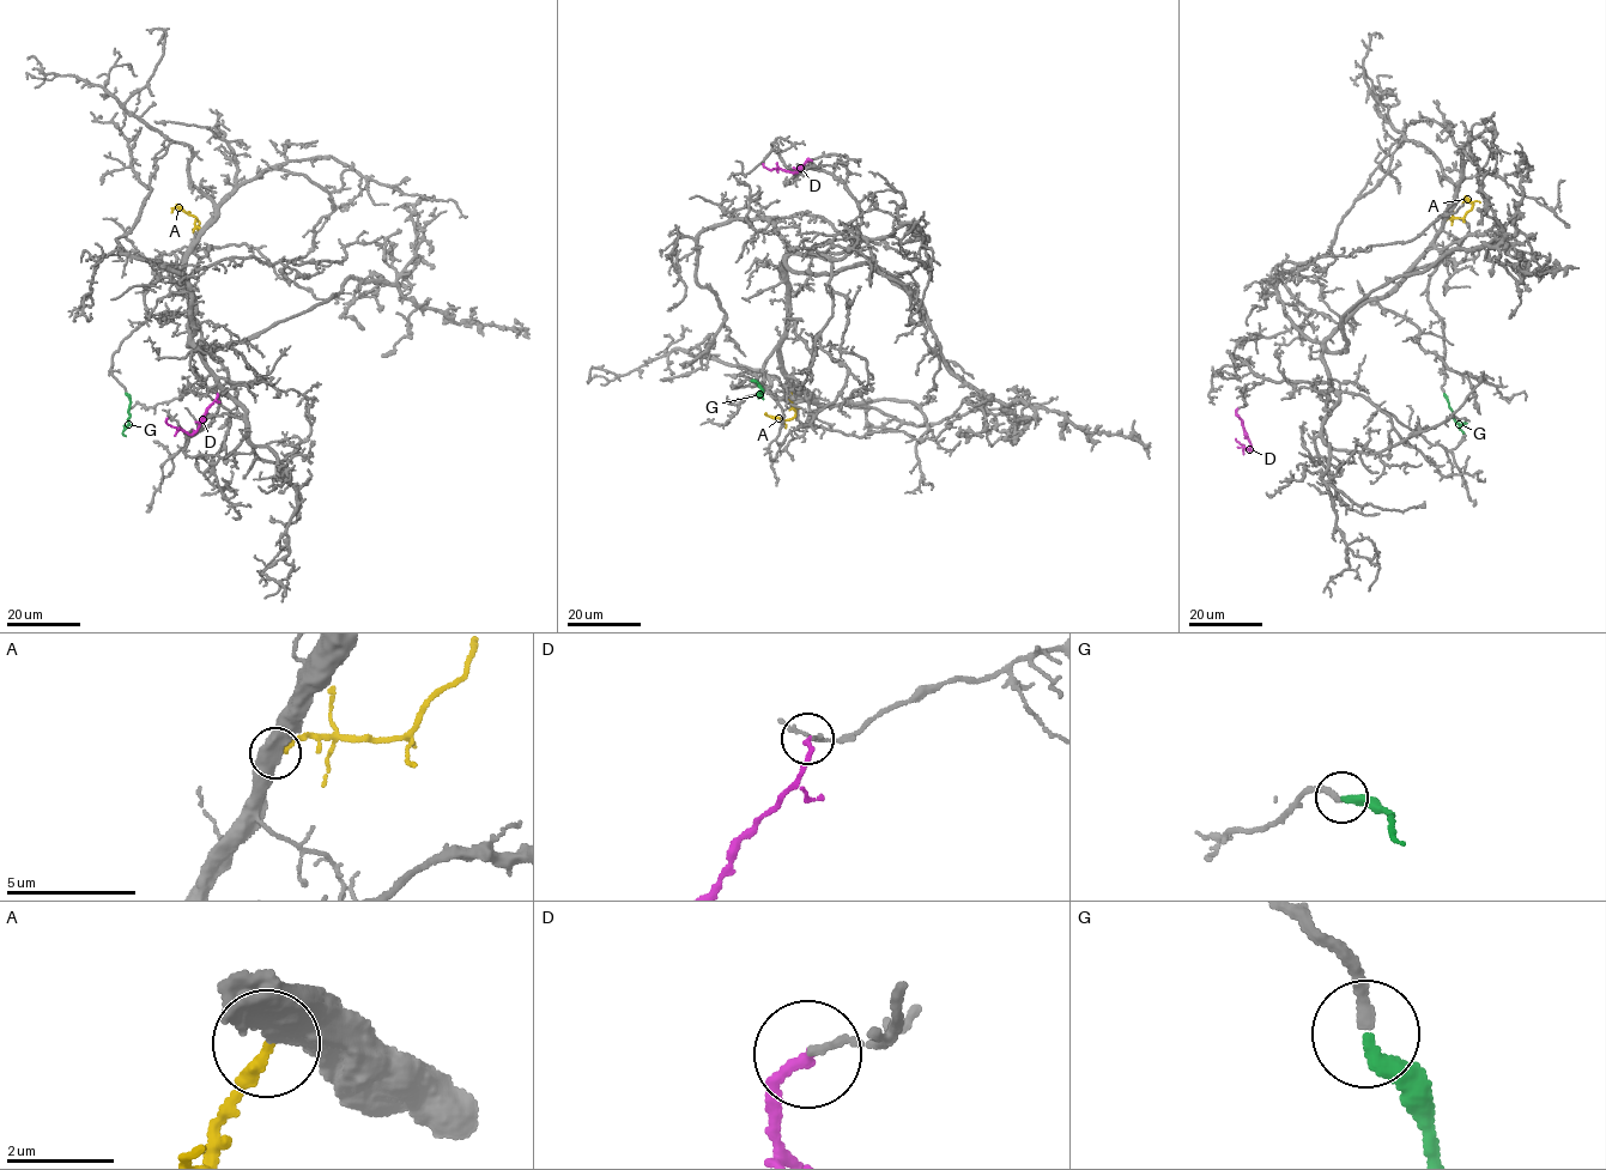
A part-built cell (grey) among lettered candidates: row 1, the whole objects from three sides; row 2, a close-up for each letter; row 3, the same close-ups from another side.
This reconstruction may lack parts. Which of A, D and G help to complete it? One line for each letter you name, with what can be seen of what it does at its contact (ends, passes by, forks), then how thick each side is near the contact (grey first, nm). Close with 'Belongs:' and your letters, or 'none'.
A: it ends; calibres 650 and 220 nm
G: it ends; calibres 200 and 300 nm
Belongs: A, G

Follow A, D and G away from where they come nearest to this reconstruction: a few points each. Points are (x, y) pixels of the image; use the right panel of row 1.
A: (1444, 219), (1462, 218), (1472, 204), (1466, 199), (1461, 205)
D: (1238, 407), (1236, 413), (1250, 450), (1235, 438)
G: (1443, 393), (1465, 434)

